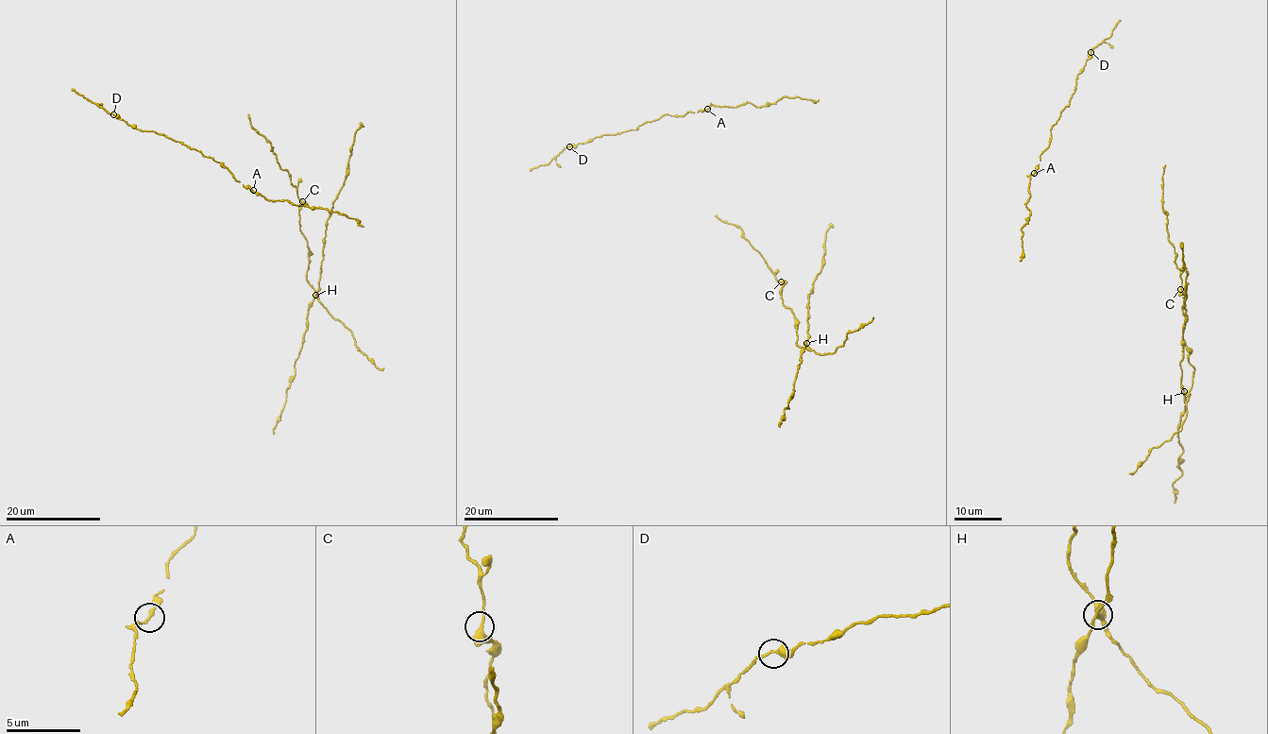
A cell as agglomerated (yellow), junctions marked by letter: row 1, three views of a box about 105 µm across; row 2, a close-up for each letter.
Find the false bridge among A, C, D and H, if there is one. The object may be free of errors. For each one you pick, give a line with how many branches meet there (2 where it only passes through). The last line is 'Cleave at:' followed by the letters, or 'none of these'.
H: Branches: 3
Cleave at: H

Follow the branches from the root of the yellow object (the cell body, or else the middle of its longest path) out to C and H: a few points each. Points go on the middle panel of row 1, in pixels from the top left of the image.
C: (766, 261), (775, 280), (781, 281)
H: (766, 261), (775, 280), (783, 284), (780, 292), (784, 306), (793, 313), (797, 346), (803, 348), (806, 343)

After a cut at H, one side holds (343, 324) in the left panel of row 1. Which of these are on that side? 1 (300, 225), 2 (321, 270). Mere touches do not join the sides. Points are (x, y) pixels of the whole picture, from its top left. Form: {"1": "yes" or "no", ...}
{"1": "yes", "2": "no"}

